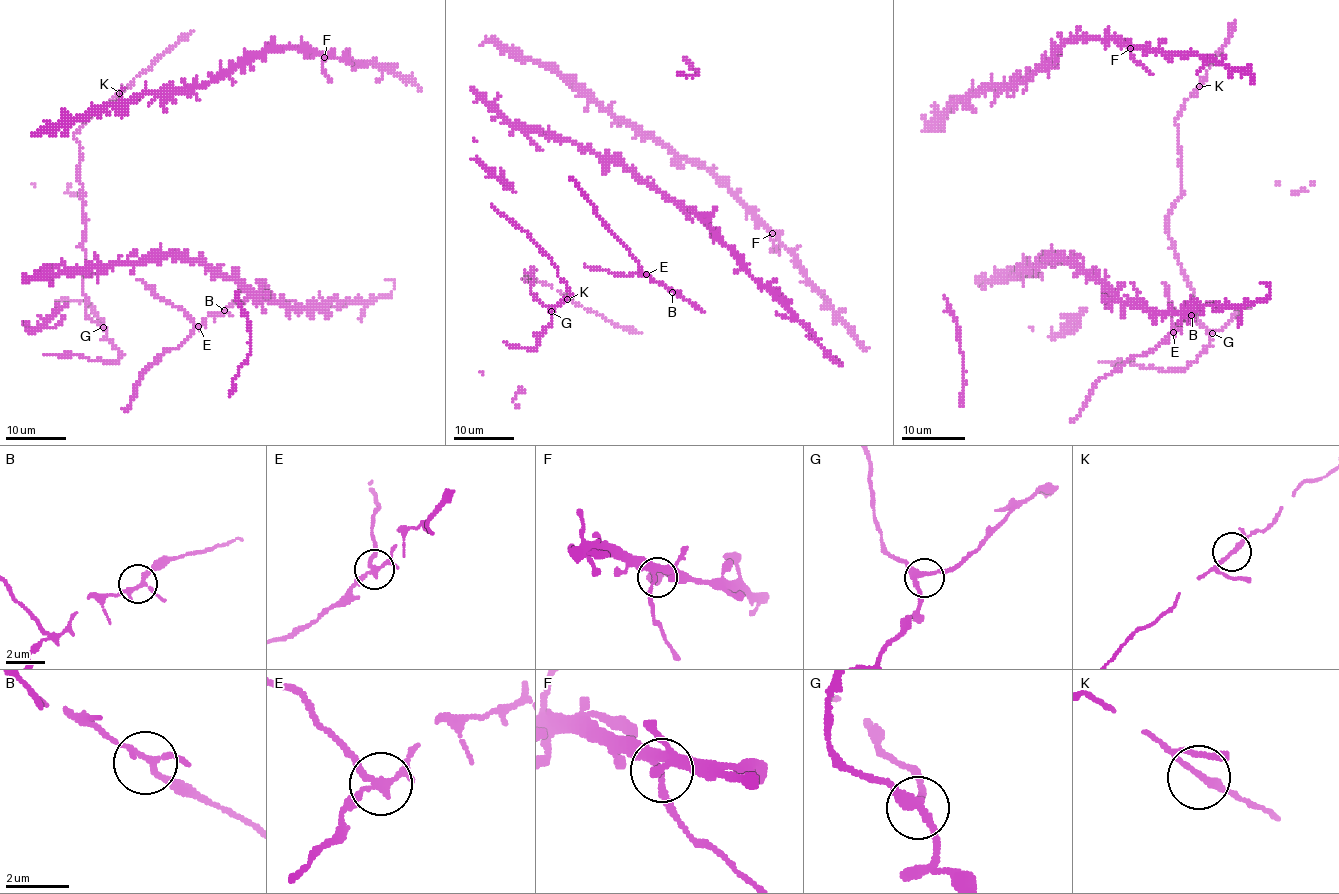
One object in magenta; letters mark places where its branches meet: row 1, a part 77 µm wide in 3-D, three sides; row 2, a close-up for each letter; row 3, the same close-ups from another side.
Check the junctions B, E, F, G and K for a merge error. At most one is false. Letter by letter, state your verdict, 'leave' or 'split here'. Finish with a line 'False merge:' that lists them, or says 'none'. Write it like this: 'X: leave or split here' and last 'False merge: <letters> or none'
B: leave
E: split here
F: leave
G: leave
K: leave
False merge: E

